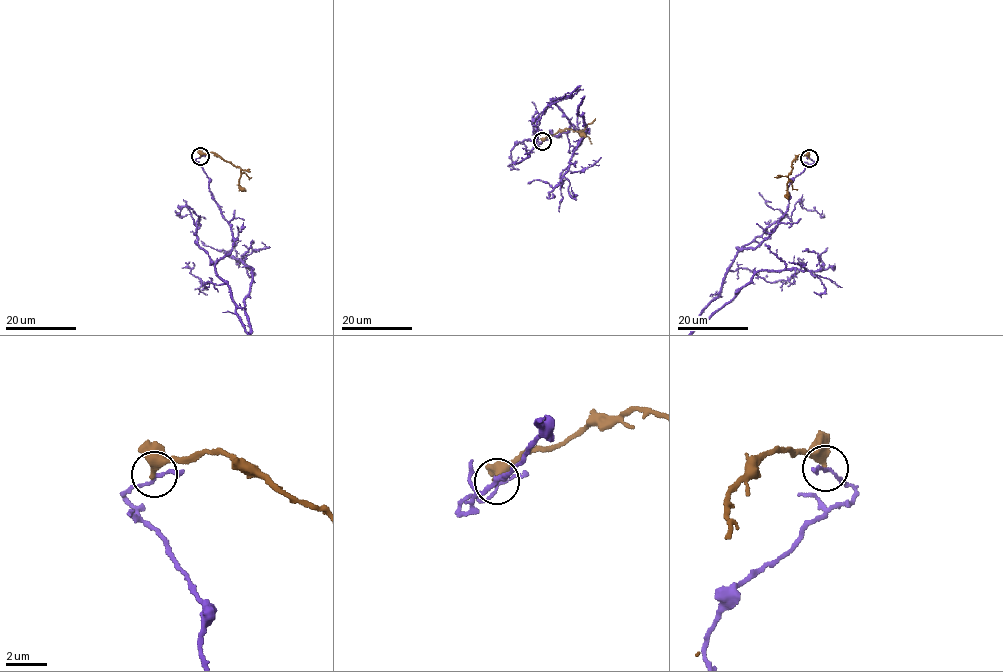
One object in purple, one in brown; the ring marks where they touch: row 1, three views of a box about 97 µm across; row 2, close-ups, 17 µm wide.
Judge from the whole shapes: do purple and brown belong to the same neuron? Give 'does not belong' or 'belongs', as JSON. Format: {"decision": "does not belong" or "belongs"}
{"decision": "does not belong"}

